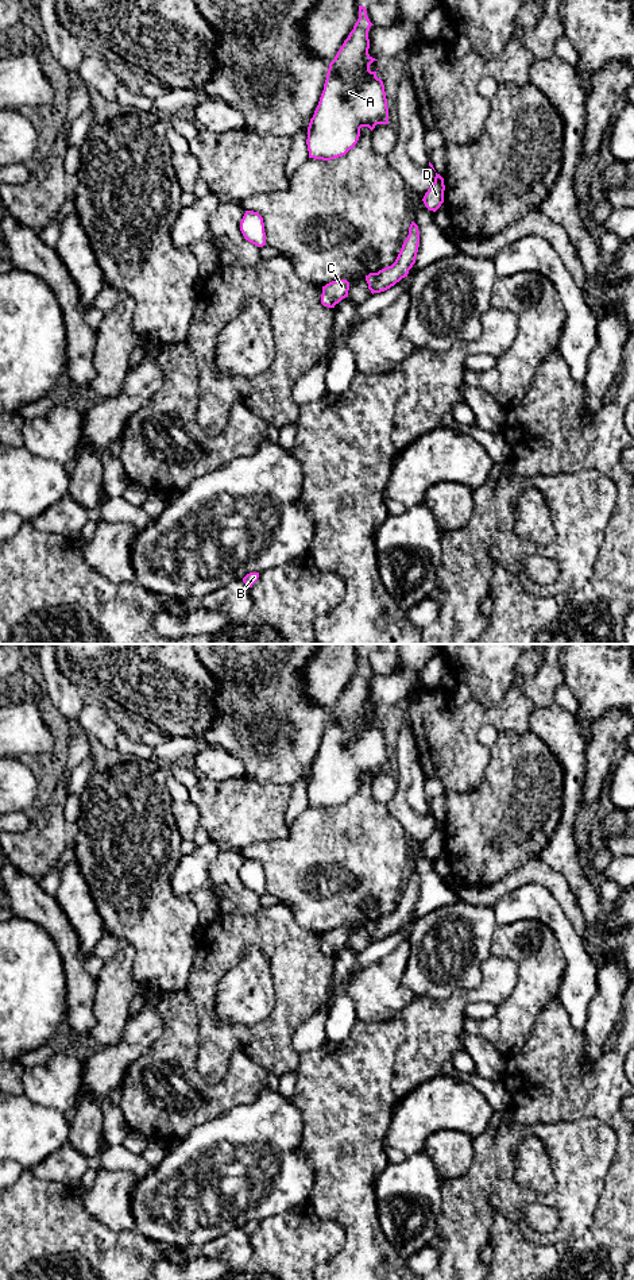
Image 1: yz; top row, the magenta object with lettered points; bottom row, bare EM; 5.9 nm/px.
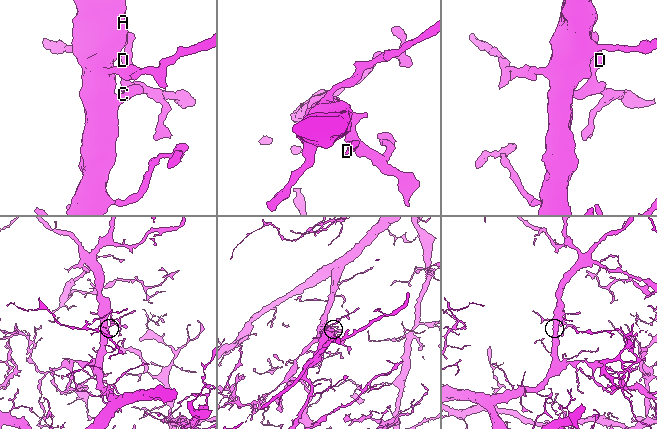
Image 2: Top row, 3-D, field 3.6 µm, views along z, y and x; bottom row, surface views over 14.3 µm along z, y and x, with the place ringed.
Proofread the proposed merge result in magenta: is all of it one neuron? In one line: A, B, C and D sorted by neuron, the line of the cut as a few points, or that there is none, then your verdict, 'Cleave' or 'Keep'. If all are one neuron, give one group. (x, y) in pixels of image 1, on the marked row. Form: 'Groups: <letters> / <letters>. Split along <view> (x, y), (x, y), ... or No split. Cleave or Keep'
Groups: A B C D. No split. Keep

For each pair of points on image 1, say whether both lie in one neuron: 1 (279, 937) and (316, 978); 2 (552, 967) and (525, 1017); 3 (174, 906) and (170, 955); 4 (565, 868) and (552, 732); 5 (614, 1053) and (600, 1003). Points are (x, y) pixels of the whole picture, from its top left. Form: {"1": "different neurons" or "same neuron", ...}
{"1": "same neuron", "2": "same neuron", "3": "same neuron", "4": "same neuron", "5": "different neurons"}

